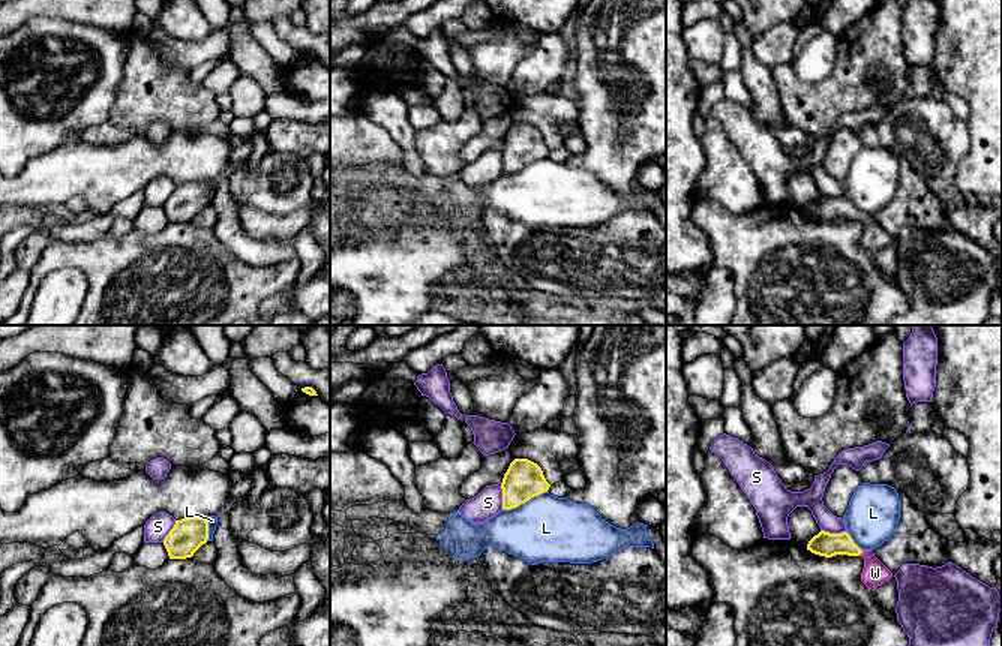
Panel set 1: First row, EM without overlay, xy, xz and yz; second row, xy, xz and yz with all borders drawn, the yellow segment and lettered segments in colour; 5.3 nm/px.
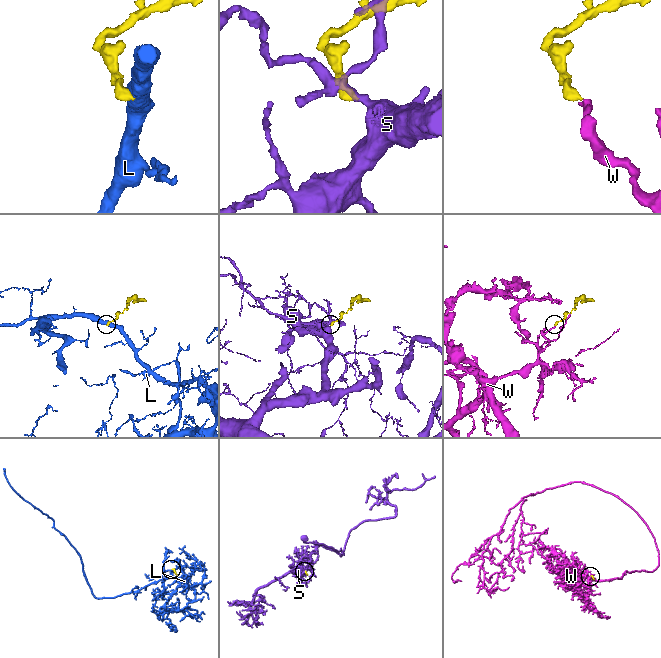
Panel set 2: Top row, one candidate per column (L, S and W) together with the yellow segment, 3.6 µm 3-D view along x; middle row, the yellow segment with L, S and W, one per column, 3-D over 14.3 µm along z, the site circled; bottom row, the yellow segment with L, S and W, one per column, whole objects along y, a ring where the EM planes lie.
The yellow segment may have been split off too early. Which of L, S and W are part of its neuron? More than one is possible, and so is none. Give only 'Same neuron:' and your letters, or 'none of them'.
Same neuron: W

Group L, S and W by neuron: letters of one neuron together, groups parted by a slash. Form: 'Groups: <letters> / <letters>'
Groups: L / S / W

